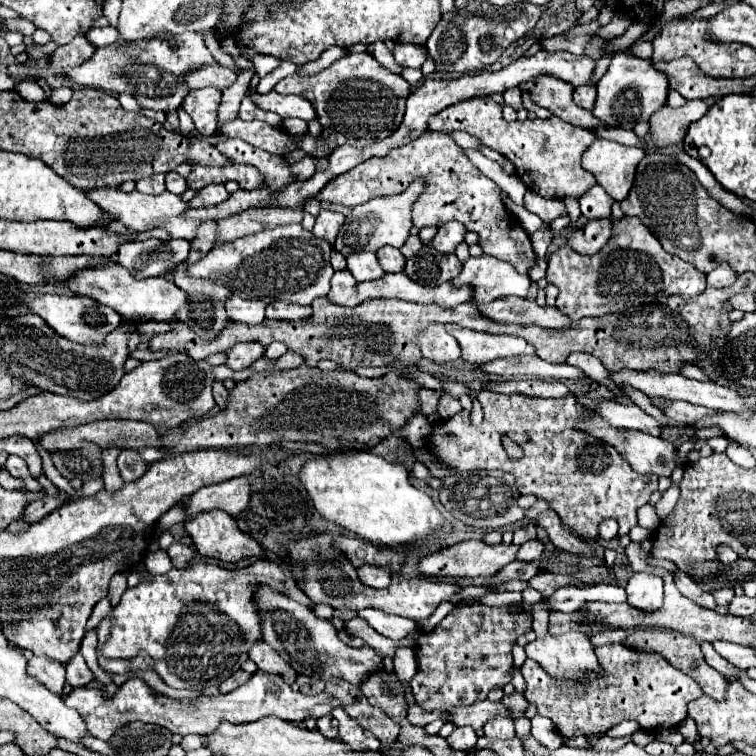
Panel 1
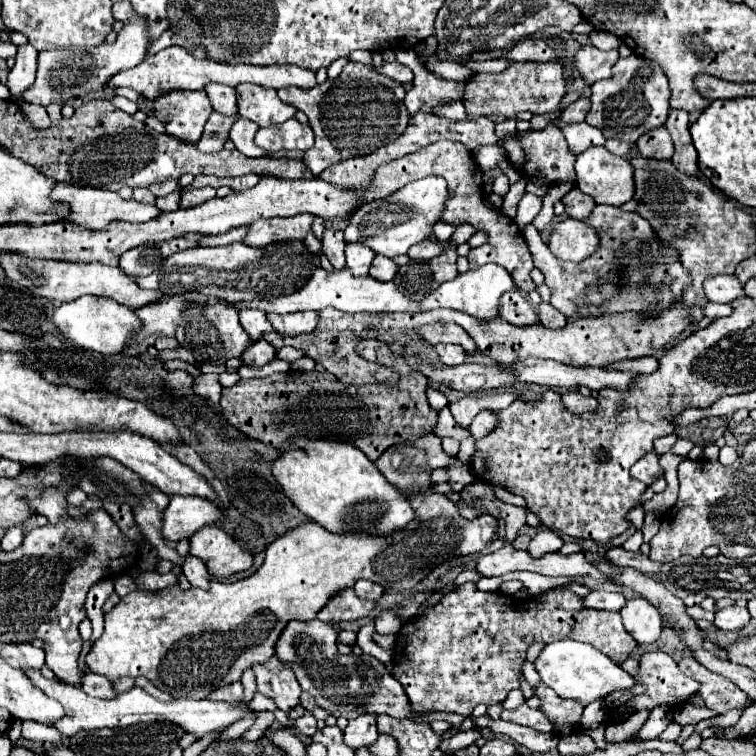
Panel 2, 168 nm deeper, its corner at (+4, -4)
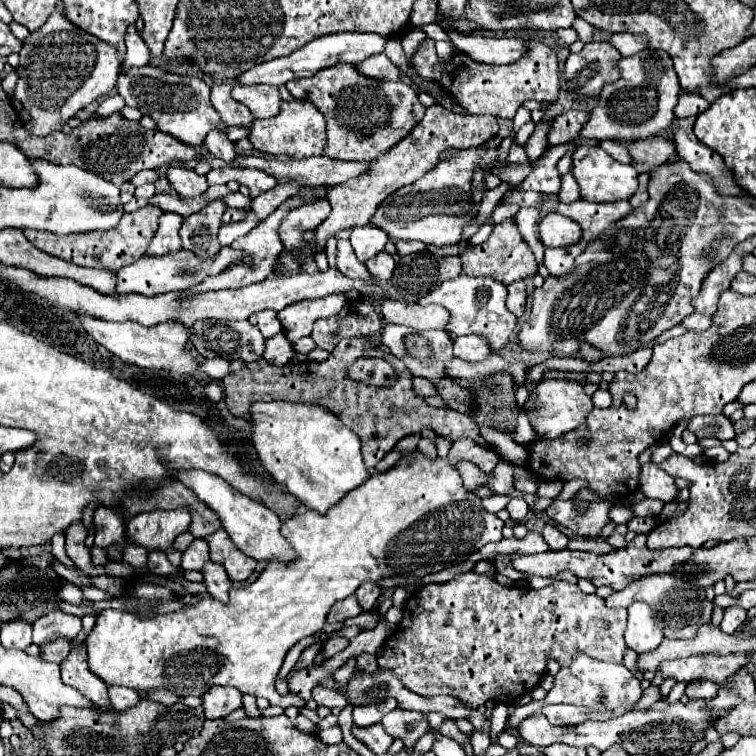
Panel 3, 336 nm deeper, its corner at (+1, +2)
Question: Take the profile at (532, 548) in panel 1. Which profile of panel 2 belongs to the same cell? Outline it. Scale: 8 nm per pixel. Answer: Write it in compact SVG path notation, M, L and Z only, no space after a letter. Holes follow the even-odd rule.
M538 531L538 535L528 545L528 553L532 557L542 557L546 553L558 551L562 545L564 545L564 541L556 533L552 533L552 531Z

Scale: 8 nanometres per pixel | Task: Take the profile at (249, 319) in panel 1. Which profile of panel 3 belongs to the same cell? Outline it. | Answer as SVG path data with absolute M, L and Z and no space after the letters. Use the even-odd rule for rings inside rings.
M269 309L251 315L249 317L249 323L255 325L263 333L265 339L269 339L269 337L273 337L273 335L277 335L281 331L281 323L277 319L277 313L275 311L269 311Z

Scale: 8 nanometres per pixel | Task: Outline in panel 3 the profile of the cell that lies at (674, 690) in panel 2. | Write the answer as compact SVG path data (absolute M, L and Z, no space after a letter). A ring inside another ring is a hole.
M729 653L729 655L693 655L685 659L673 659L665 661L661 665L661 673L665 677L675 677L677 681L699 681L699 679L711 679L715 683L723 683L729 679L735 671L739 671L743 665L749 663L747 653Z

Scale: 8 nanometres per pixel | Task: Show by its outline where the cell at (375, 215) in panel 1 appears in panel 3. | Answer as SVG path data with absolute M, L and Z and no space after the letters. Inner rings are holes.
M511 143L511 151L507 159L499 159L499 145L495 147L479 145L479 147L457 151L457 157L451 157L449 161L441 161L433 171L429 171L415 183L401 187L393 195L389 195L379 205L371 223L387 231L393 241L413 239L413 241L421 241L425 245L435 245L435 247L465 243L465 239L461 237L463 227L469 221L473 221L473 217L477 217L479 213L479 207L475 205L471 197L471 181L473 181L475 169L491 171L493 167L501 167L501 165L525 163L525 159L527 159L525 149L517 143Z

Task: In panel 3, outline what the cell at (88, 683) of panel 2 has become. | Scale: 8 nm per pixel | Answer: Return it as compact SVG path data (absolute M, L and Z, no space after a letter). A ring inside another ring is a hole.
M109 687L109 697L111 697L111 703L113 703L115 711L131 709L133 705L137 705L141 701L139 693L129 689L129 687Z

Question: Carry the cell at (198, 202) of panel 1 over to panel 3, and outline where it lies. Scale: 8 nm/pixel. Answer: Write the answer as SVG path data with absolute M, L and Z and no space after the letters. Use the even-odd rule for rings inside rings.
M169 165L167 167L167 179L173 185L173 189L179 193L179 197L197 197L207 191L207 179L205 175L197 175L193 169L187 169L183 165Z

